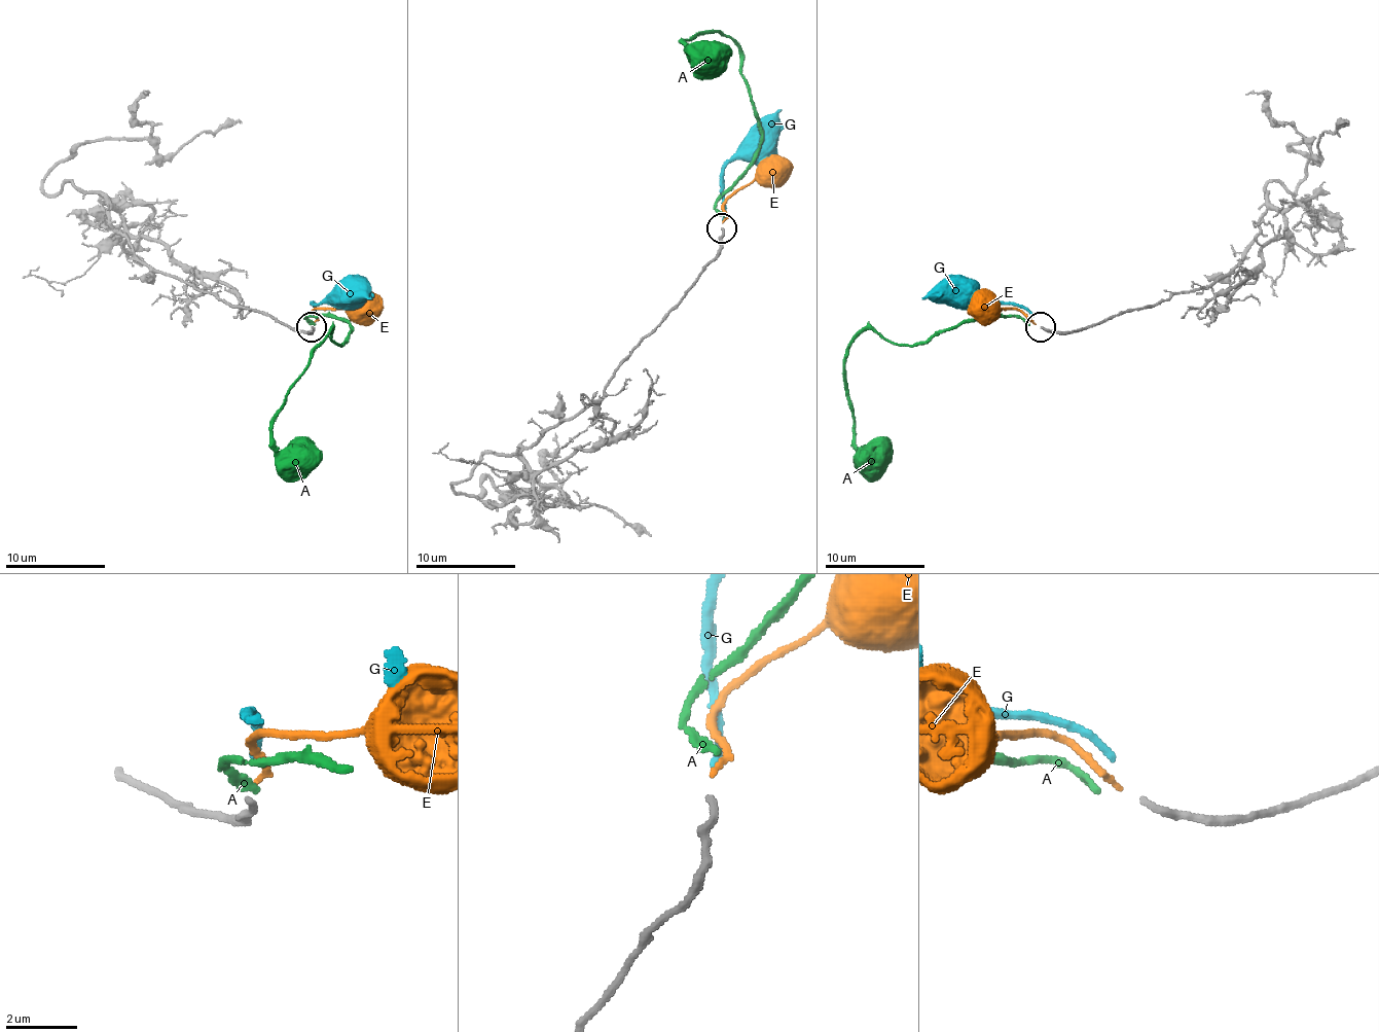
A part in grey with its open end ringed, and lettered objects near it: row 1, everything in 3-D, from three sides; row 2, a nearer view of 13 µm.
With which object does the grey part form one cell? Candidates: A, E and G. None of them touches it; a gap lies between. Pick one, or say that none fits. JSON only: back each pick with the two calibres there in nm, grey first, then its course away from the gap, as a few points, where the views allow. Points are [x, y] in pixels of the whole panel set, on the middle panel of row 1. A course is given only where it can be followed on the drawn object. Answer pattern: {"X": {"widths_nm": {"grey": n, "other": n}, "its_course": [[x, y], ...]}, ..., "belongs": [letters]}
{"E": {"widths_nm": {"grey": 190, "other": 150}, "its_course": [[722, 222], [727, 200], [752, 182], [762, 182], [774, 169]]}, "belongs": ["E"]}

